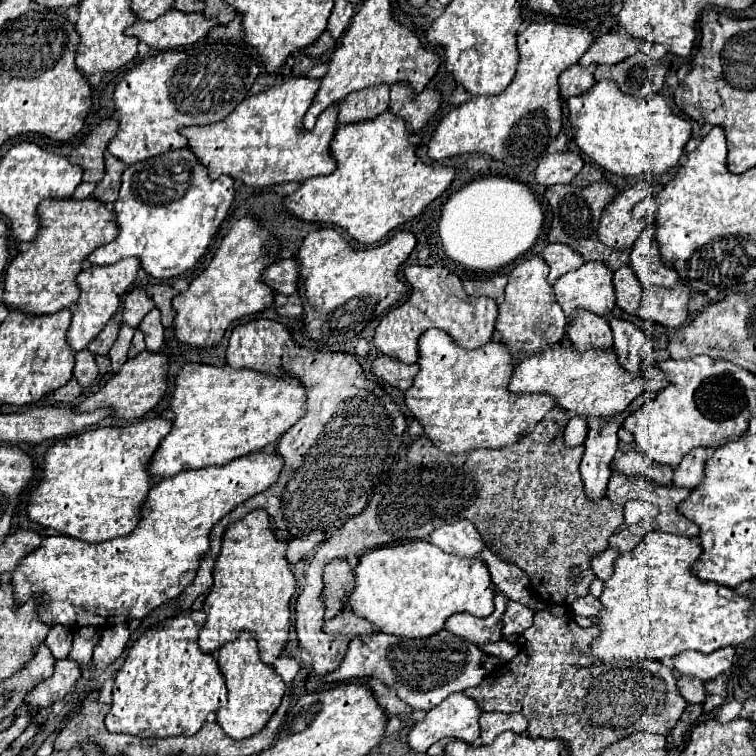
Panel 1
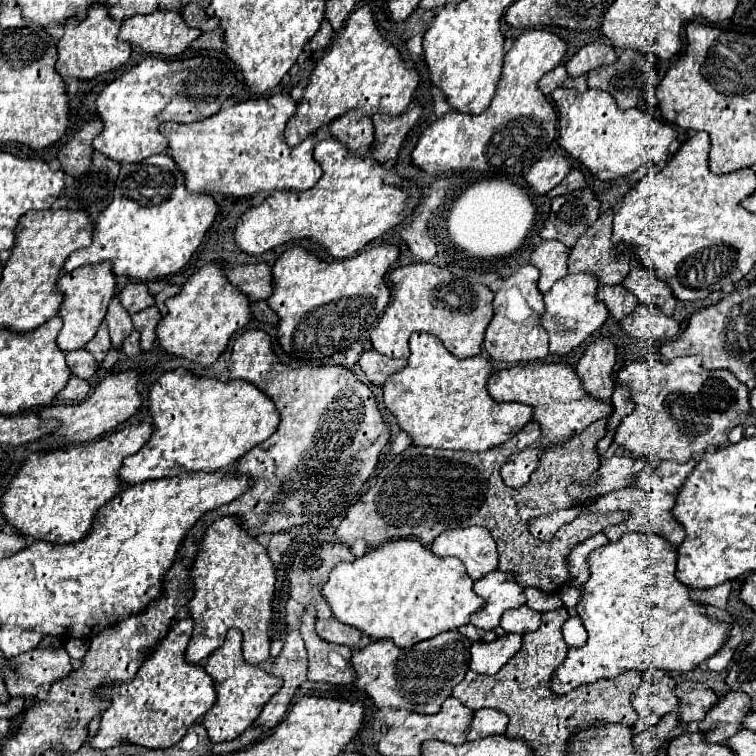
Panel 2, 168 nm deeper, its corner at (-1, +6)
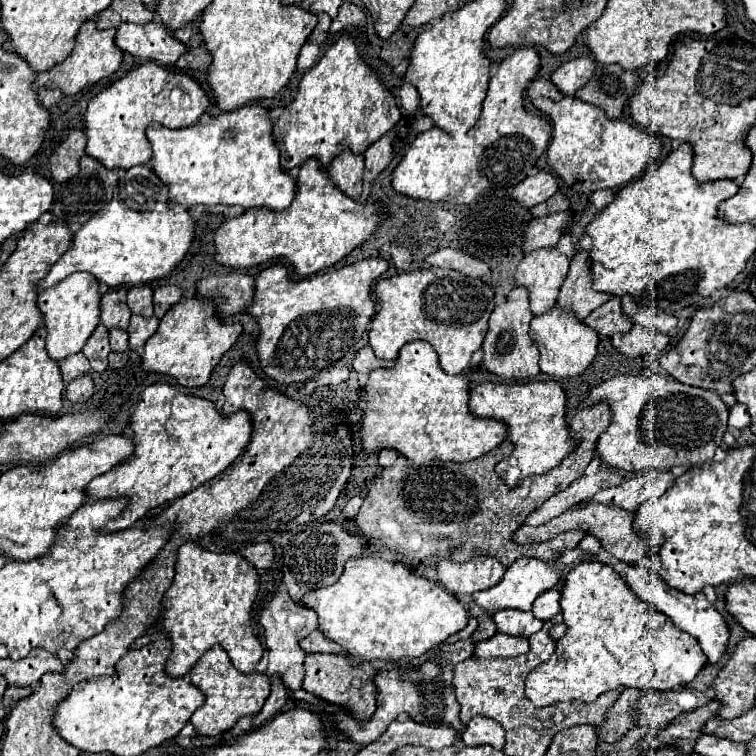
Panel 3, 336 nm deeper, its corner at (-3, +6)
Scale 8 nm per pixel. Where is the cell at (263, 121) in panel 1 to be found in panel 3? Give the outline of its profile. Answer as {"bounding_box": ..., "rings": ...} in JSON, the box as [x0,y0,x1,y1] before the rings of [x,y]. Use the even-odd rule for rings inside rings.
{"bounding_box":[145,105,295,211],"rings":[[[245,105],[229,113],[213,117],[209,123],[195,123],[183,129],[167,129],[159,123],[151,123],[145,135],[151,143],[153,157],[151,169],[169,187],[169,205],[193,207],[193,205],[239,205],[245,211],[255,207],[265,207],[271,211],[287,209],[295,197],[295,179],[281,171],[279,149],[271,137],[273,125],[269,121],[269,111],[259,105]]]}

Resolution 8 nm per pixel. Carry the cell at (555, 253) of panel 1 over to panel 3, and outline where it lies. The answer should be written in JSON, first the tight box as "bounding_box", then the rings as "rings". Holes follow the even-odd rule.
{"bounding_box":[515,247,569,315],"rings":[[[555,247],[537,249],[521,259],[515,271],[515,287],[527,287],[533,315],[543,315],[555,305],[567,269],[569,257]]]}

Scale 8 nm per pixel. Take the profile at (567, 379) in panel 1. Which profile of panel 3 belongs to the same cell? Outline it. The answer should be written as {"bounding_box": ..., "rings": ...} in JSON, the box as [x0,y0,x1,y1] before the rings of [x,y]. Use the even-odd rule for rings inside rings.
{"bounding_box":[469,381,575,487],"rings":[[[555,381],[533,383],[481,383],[469,393],[471,415],[495,419],[507,425],[507,441],[513,443],[509,459],[501,461],[495,471],[509,487],[515,487],[529,475],[547,473],[575,449],[565,423],[565,393]]]}

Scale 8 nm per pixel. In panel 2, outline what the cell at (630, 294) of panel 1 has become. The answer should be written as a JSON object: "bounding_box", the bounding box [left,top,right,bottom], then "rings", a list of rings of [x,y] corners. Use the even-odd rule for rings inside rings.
{"bounding_box":[597,285,637,321],"rings":[[[603,285],[597,293],[597,297],[601,301],[605,301],[609,313],[621,321],[623,317],[627,317],[635,305],[637,305],[637,297],[633,297],[633,293],[629,293],[623,285]]]}

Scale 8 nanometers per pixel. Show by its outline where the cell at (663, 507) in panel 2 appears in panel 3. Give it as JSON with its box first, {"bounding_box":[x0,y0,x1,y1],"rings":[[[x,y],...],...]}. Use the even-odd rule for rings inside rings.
{"bounding_box":[513,505,651,563],"rings":[[[587,505],[583,509],[569,509],[565,511],[563,515],[551,519],[547,525],[539,525],[539,527],[529,527],[529,525],[521,525],[515,533],[513,533],[513,541],[519,543],[519,545],[527,545],[527,543],[537,543],[537,541],[549,541],[569,529],[577,529],[577,531],[583,531],[585,535],[593,535],[601,541],[603,549],[607,553],[611,553],[613,557],[617,557],[619,561],[625,561],[625,563],[635,563],[639,559],[643,559],[649,551],[651,551],[651,545],[647,543],[647,539],[641,539],[635,535],[633,531],[633,519],[635,519],[635,513],[629,513],[629,511],[623,511],[623,509],[615,509],[611,505]]]}

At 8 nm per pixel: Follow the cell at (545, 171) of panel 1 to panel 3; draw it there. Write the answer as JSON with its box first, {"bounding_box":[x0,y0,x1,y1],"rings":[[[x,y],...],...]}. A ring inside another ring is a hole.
{"bounding_box":[509,173,559,209],"rings":[[[535,173],[527,179],[523,179],[517,187],[509,191],[509,197],[519,203],[523,209],[531,209],[539,203],[545,203],[551,195],[555,195],[559,189],[557,177],[553,173]]]}

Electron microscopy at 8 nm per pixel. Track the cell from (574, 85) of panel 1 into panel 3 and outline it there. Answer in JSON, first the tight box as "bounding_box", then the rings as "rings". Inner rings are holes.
{"bounding_box":[525,79,563,101],"rings":[[[535,79],[535,81],[529,85],[529,89],[525,91],[525,95],[531,97],[531,99],[549,97],[549,99],[553,99],[553,101],[559,101],[559,99],[563,97],[549,79]]]}

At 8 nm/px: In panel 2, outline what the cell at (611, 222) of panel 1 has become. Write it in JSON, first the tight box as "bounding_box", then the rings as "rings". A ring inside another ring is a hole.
{"bounding_box":[569,209,631,285],"rings":[[[607,209],[599,215],[599,219],[587,229],[587,233],[577,241],[577,245],[569,253],[569,273],[595,273],[601,285],[617,285],[621,283],[631,267],[629,257],[613,257],[611,255],[611,225],[613,225],[615,209]]]}

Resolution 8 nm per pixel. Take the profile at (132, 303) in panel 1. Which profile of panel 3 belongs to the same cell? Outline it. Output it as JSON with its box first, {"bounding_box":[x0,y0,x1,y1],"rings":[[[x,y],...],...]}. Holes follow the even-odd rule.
{"bounding_box":[127,285,153,317],"rings":[[[147,285],[131,287],[127,303],[129,303],[131,313],[151,317],[153,315],[153,291],[151,291],[151,287],[147,287]]]}

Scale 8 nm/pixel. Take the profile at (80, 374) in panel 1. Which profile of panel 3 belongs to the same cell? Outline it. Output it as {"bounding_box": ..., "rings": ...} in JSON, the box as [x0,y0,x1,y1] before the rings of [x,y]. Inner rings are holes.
{"bounding_box":[59,353,89,385],"rings":[[[75,353],[75,355],[69,355],[63,361],[59,361],[59,369],[61,369],[63,383],[67,385],[69,381],[89,373],[89,361],[87,361],[87,357],[83,353]]]}

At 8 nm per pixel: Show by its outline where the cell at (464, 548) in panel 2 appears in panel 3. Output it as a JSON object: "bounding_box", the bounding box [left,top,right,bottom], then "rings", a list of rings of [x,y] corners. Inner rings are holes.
{"bounding_box":[437,557,505,599],"rings":[[[439,557],[437,563],[439,583],[461,599],[469,599],[473,593],[497,585],[503,573],[505,567],[495,557],[477,557],[467,563],[455,563],[449,557]]]}

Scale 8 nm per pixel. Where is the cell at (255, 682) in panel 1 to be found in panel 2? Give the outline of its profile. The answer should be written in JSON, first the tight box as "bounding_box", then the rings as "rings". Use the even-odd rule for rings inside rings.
{"bounding_box":[203,629,281,743],"rings":[[[229,629],[225,643],[217,651],[213,651],[213,655],[209,659],[205,659],[205,671],[213,677],[213,683],[217,689],[217,701],[205,713],[205,719],[203,719],[203,725],[207,727],[209,739],[213,743],[229,741],[229,739],[241,735],[259,717],[259,713],[261,713],[263,705],[269,701],[269,697],[273,697],[273,693],[277,693],[277,689],[281,689],[279,677],[267,673],[265,669],[261,669],[257,665],[249,665],[247,661],[243,661],[241,645],[243,645],[241,631]]]}

